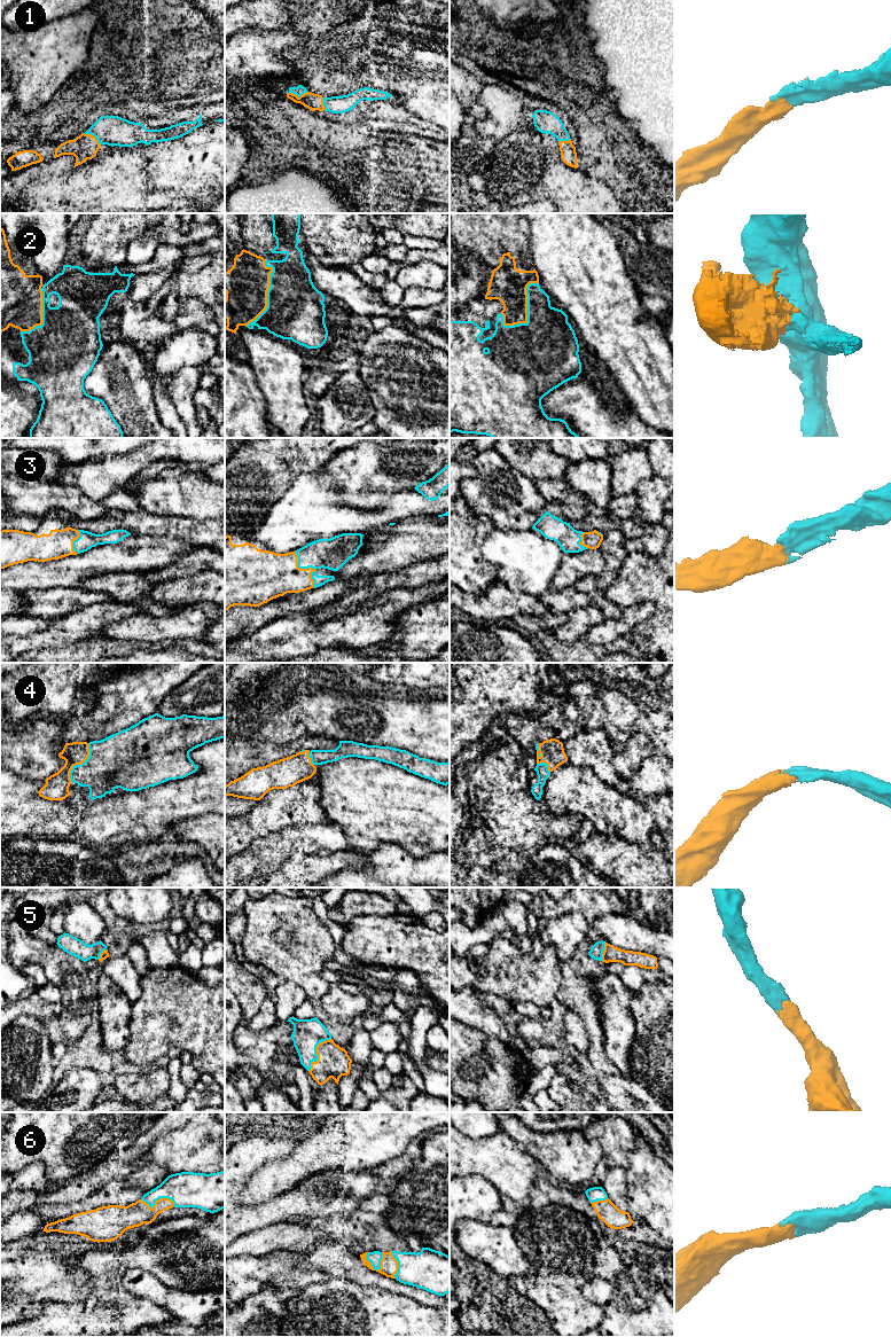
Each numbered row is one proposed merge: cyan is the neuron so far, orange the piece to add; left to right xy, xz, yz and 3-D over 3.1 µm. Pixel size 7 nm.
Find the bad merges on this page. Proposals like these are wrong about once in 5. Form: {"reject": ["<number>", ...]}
{"reject": ["2"]}

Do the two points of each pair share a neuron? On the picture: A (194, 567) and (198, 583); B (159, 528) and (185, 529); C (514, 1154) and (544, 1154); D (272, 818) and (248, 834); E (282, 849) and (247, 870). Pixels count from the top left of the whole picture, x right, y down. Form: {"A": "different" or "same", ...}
{"A": "different", "B": "same", "C": "different", "D": "same", "E": "same"}

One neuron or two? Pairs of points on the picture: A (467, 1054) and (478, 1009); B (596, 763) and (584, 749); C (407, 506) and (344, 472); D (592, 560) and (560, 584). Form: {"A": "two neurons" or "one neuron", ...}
{"A": "two neurons", "B": "one neuron", "C": "two neurons", "D": "one neuron"}

